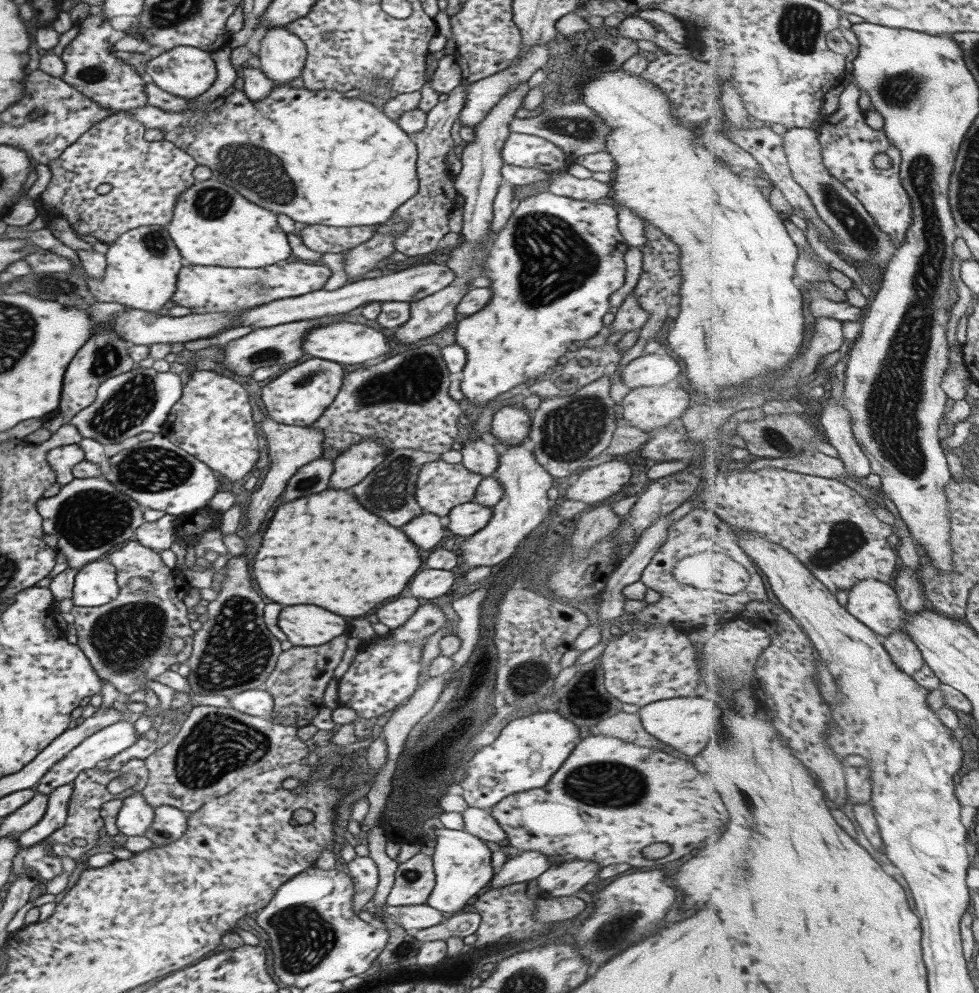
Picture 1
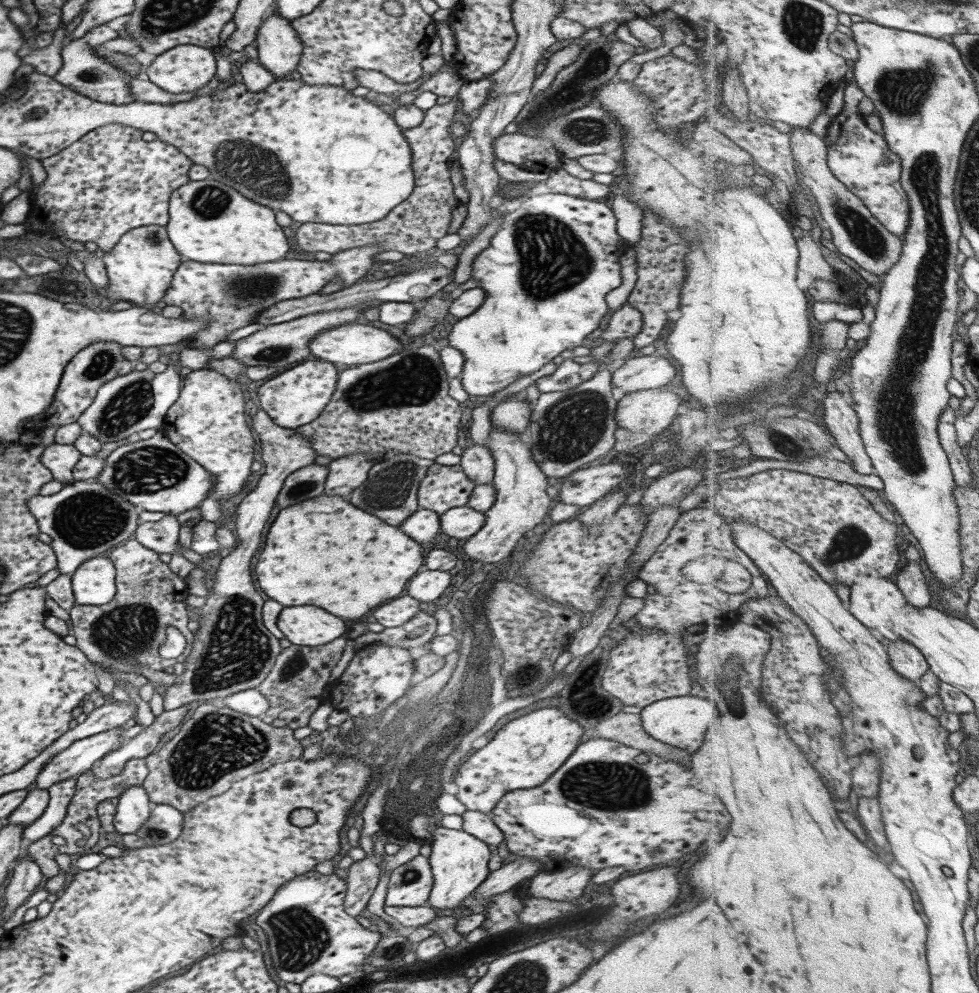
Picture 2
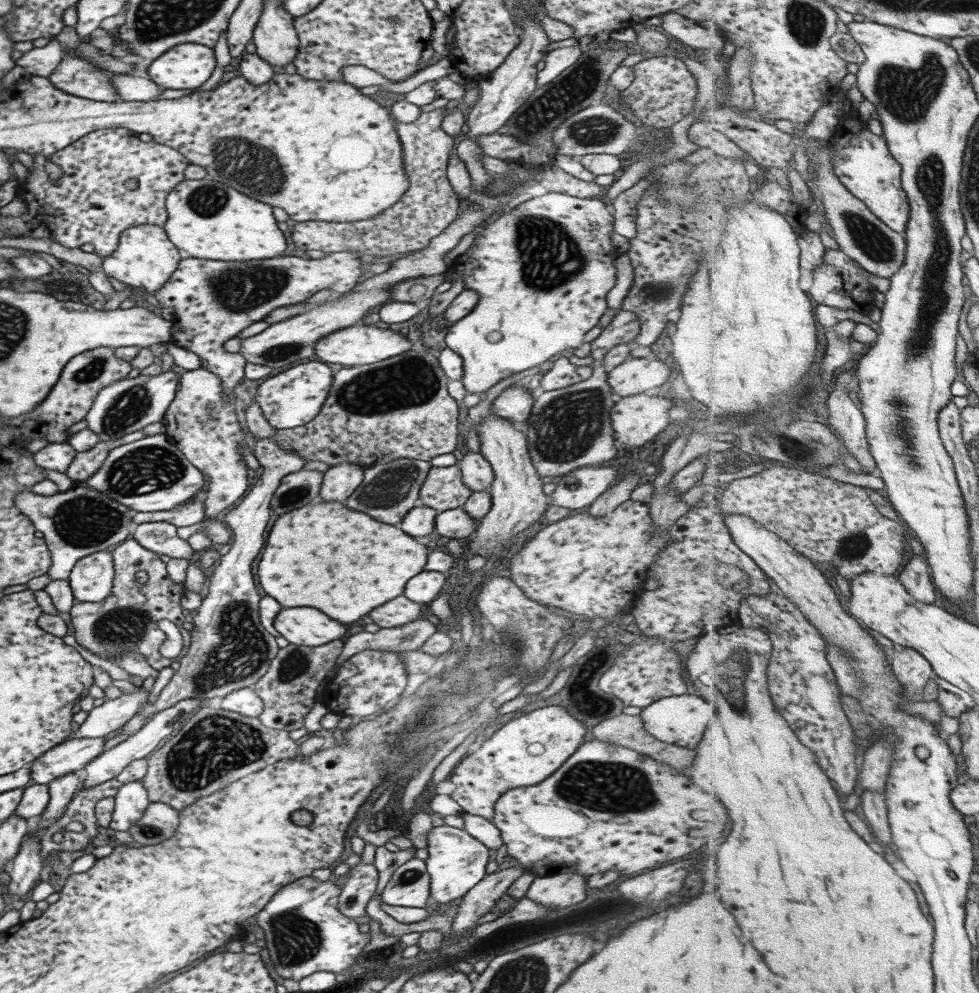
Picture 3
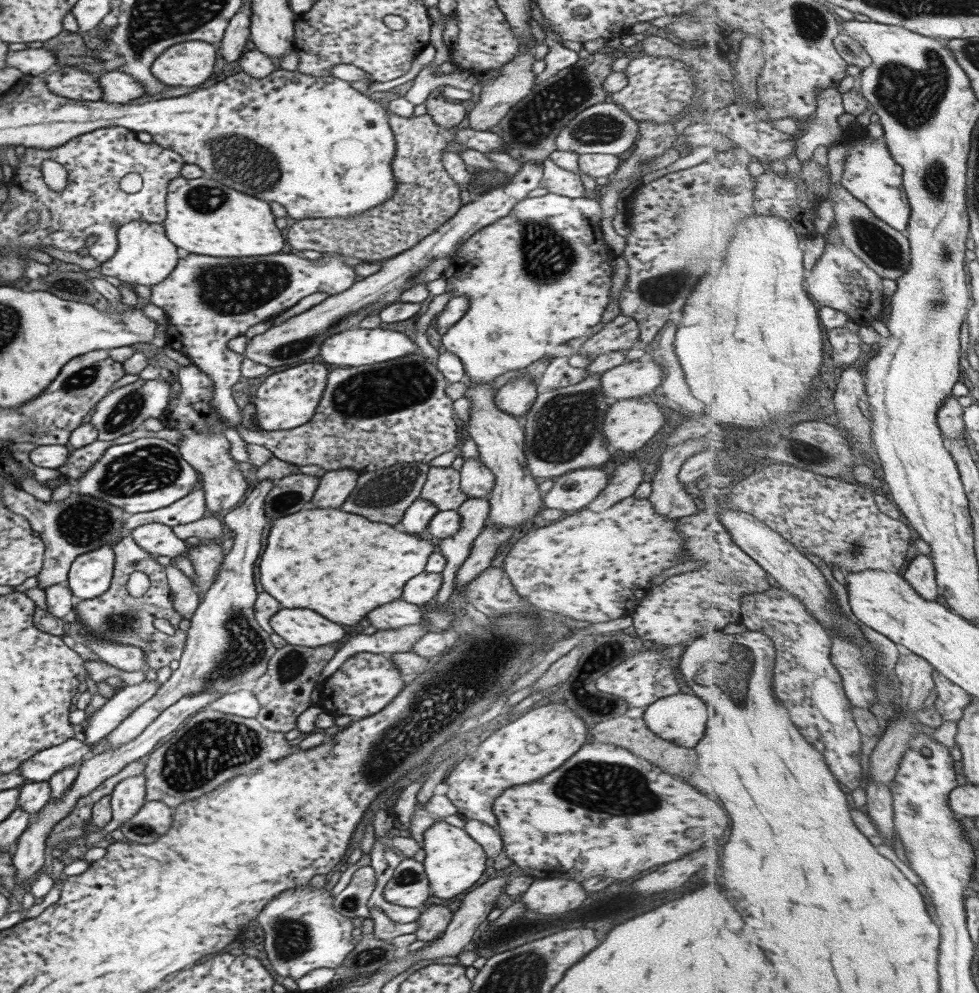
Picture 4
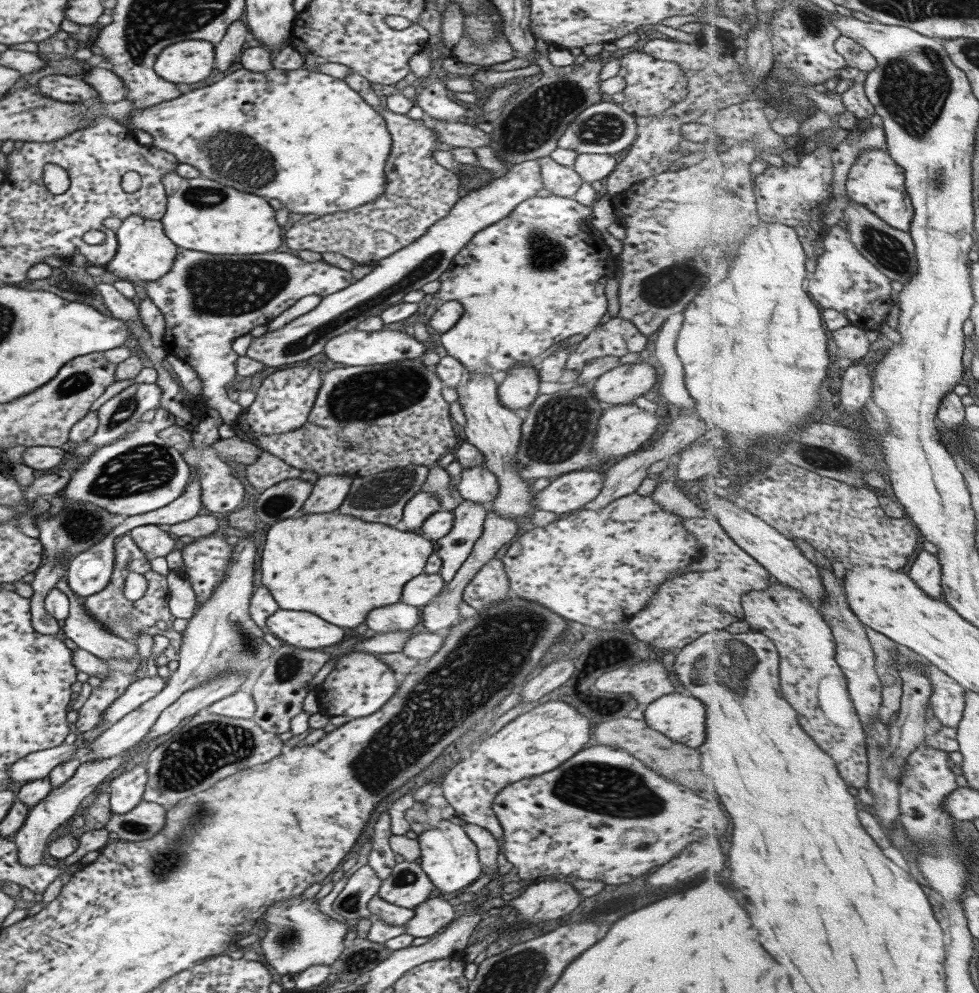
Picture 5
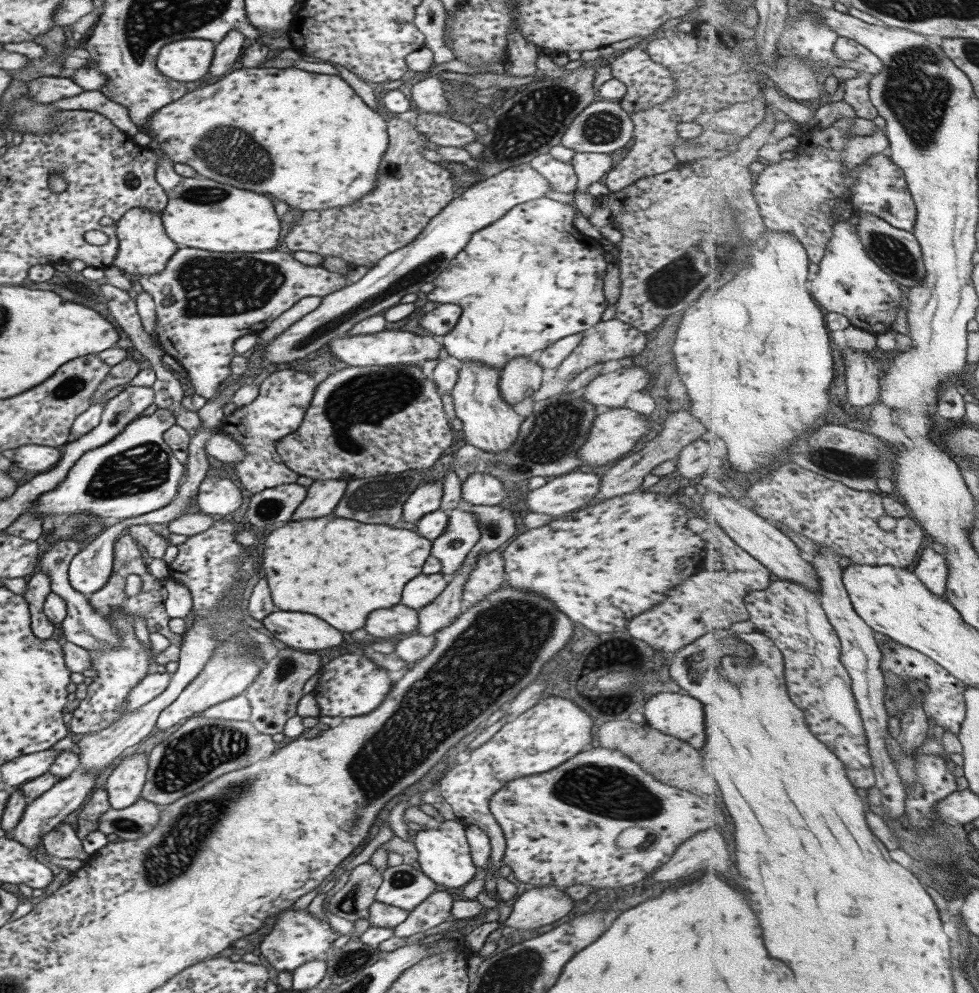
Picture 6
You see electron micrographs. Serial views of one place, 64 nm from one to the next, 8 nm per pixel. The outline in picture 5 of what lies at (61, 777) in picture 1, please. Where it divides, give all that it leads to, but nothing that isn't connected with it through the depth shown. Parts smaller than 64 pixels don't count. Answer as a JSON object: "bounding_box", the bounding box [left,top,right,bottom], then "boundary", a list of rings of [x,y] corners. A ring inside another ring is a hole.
{"bounding_box":[5,744,75,787],"boundary":[[[61,744],[45,750],[38,750],[19,758],[9,768],[5,768],[7,778],[11,779],[14,787],[22,783],[41,780],[48,776],[55,765],[65,762],[67,758],[75,757],[75,744]]]}

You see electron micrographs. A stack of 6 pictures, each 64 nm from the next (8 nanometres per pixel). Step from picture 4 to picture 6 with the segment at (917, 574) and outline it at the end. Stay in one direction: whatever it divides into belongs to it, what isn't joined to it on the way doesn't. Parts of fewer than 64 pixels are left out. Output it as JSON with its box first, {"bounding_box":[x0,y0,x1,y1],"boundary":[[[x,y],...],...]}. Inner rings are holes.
{"bounding_box":[915,548,949,595],"boundary":[[[931,548],[923,551],[923,556],[915,566],[915,574],[927,582],[927,586],[937,595],[946,594],[949,579],[949,564],[945,554],[938,554]]]}

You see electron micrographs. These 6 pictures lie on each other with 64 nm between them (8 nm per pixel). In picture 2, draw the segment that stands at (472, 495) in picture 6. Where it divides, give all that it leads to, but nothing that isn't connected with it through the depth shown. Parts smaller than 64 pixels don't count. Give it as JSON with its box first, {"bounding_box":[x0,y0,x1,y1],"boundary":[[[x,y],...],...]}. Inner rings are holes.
{"bounding_box":[459,445,494,485],"boundary":[[[483,445],[463,447],[459,467],[463,473],[475,481],[475,485],[491,483],[494,475],[493,457],[489,449]]]}

